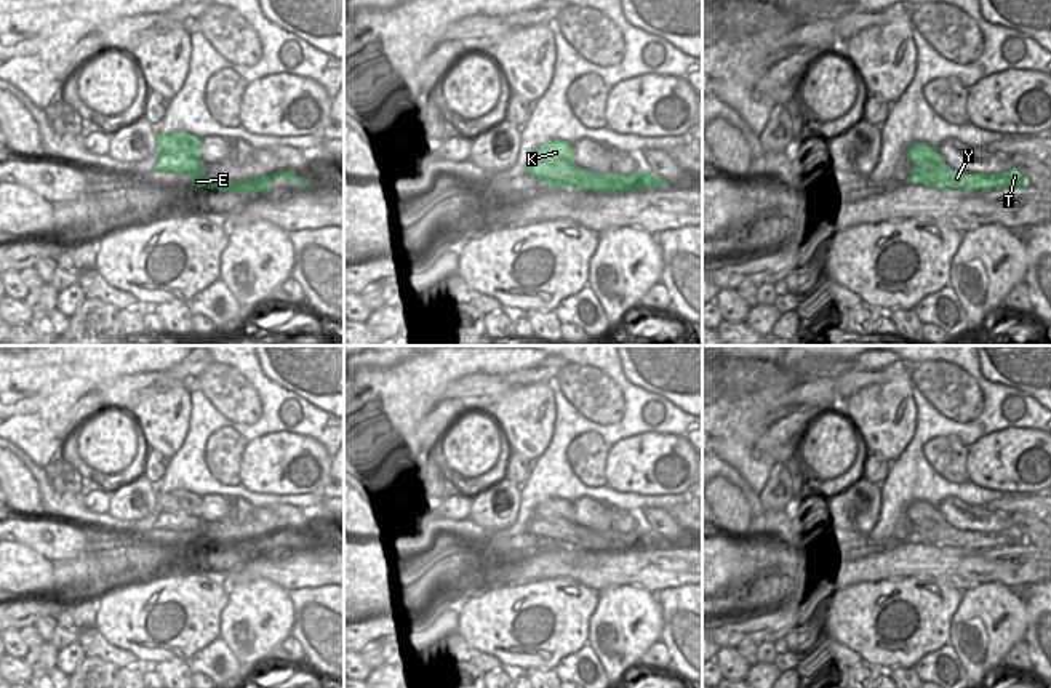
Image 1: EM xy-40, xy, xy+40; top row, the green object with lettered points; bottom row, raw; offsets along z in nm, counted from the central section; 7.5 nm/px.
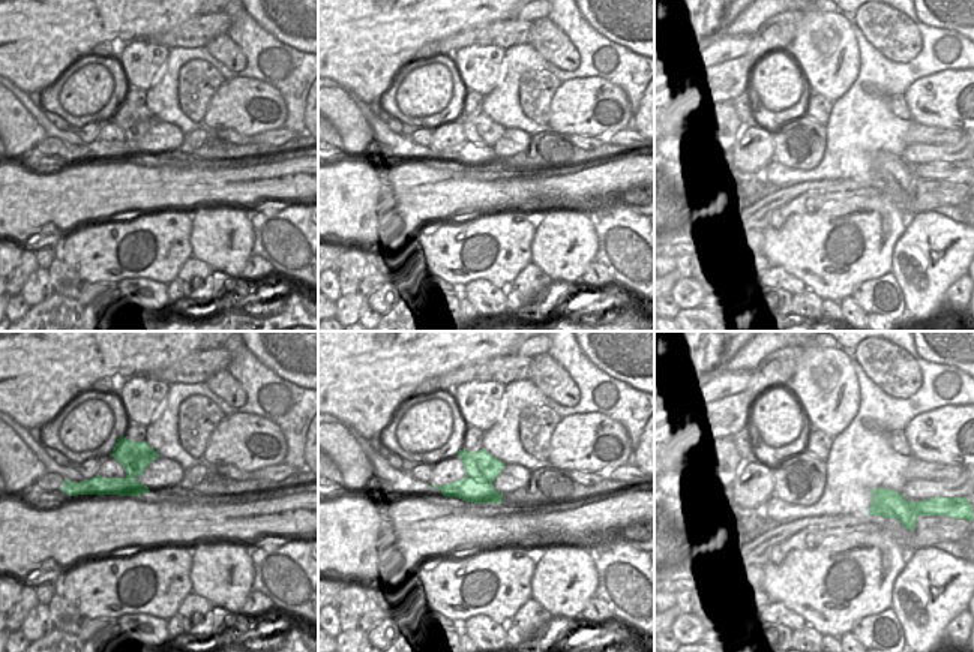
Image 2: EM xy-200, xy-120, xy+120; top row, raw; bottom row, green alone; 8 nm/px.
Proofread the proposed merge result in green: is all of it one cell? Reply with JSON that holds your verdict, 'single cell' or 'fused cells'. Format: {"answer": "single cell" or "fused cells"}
{"answer": "fused cells"}

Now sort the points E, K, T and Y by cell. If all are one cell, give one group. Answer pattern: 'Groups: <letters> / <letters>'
Groups: E T Y / K.

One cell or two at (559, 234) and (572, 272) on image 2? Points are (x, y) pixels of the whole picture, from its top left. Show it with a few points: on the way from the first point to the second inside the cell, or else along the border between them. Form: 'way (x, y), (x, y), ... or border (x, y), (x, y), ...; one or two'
way (565, 243), (568, 263); one

